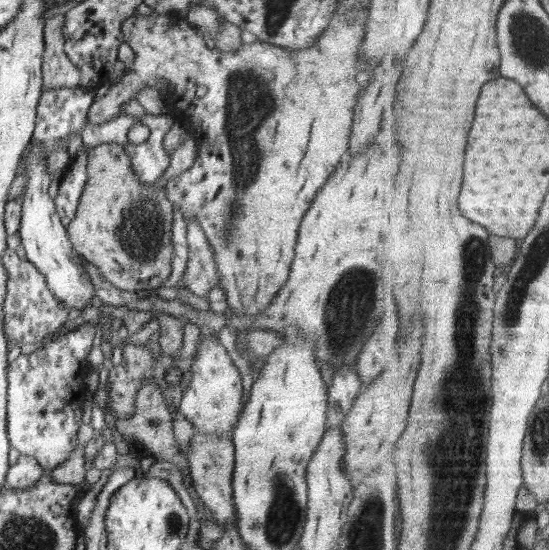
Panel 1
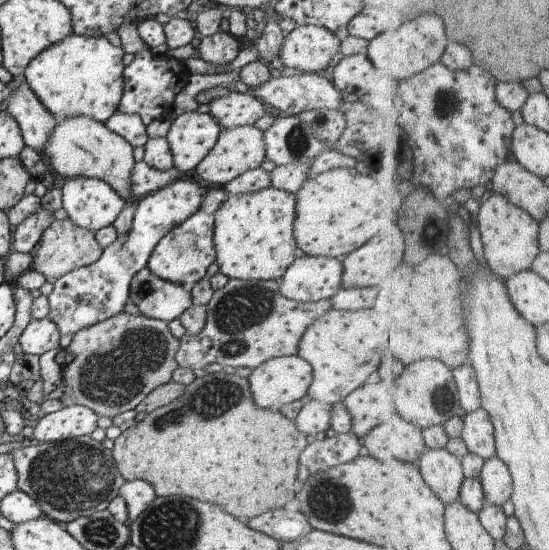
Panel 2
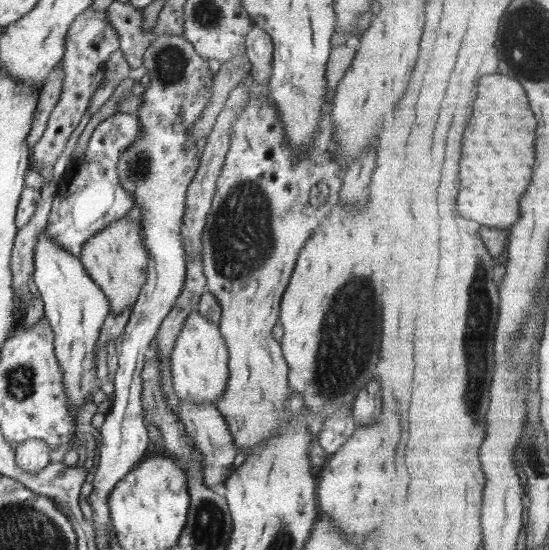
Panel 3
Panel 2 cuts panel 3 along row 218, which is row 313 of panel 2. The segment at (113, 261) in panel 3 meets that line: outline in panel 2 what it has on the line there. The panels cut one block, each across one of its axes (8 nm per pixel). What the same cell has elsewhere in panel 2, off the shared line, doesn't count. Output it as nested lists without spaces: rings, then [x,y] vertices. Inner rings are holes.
[[[120,312],[74,334],[70,346],[66,349],[66,362],[62,365],[64,394],[60,400],[66,407],[86,406],[99,418],[105,416],[113,419],[118,414],[135,410],[150,392],[172,381],[172,374],[178,367],[175,358],[178,350],[179,340],[172,336],[169,324],[165,321]]]

